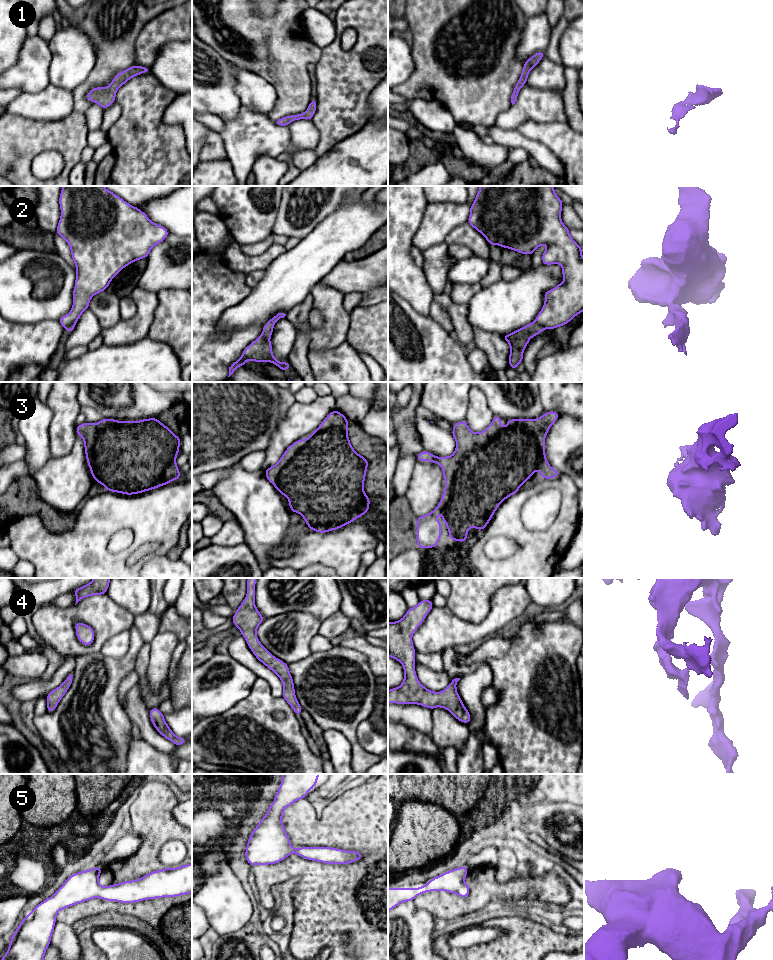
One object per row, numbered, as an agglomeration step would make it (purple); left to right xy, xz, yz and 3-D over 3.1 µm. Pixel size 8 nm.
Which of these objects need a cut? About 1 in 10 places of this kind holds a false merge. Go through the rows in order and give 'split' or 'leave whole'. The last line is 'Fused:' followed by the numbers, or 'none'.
1: leave whole
2: split
3: leave whole
4: leave whole
5: leave whole
Fused: 2

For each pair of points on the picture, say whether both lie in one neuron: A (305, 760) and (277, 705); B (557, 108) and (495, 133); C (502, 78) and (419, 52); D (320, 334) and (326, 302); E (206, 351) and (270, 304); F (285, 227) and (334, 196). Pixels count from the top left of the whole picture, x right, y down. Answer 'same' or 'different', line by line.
A: same
B: different
C: same
D: same
E: different
F: same

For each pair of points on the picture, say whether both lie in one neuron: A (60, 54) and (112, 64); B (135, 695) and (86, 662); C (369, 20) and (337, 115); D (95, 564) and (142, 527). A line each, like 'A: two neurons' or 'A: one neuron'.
A: two neurons
B: two neurons
C: one neuron
D: one neuron

